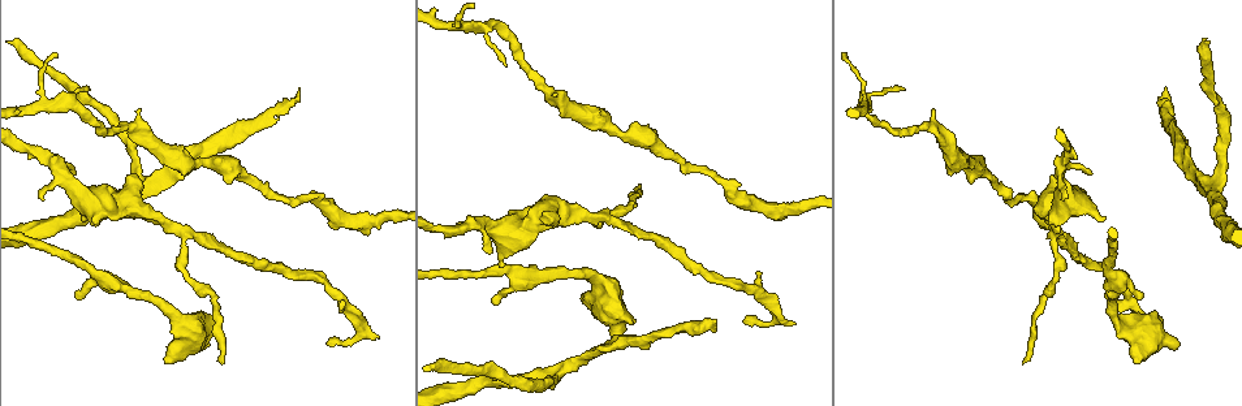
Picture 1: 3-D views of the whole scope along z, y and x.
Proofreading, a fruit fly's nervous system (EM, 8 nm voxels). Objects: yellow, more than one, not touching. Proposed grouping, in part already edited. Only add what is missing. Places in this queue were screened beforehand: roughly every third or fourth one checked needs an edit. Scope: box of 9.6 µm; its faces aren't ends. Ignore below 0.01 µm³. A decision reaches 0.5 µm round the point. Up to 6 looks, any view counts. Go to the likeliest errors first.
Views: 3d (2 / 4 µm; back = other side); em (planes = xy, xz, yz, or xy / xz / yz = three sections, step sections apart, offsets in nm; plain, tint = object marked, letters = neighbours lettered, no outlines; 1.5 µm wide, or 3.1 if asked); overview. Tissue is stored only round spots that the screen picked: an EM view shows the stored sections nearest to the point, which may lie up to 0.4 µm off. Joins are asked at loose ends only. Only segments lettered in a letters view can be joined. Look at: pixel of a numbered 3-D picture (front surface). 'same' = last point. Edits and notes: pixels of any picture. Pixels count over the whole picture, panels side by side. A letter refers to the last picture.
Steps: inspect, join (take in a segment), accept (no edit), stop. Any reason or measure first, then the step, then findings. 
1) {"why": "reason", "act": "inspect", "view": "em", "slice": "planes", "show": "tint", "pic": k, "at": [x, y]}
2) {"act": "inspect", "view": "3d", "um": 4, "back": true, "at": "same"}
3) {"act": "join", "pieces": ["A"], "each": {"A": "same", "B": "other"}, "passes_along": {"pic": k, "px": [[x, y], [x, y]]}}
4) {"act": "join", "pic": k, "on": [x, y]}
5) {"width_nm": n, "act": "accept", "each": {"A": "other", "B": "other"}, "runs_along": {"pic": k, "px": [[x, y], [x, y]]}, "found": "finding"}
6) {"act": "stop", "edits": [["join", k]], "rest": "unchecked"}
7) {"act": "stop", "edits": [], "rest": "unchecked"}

{"why": "an open end", "act": "inspect", "view": "3d", "um": 4, "pic": 1, "at": [82, 295]}

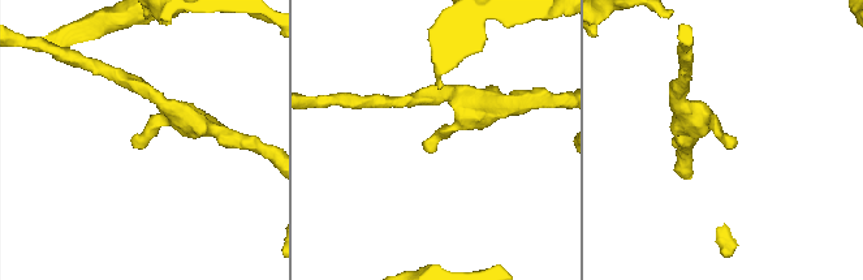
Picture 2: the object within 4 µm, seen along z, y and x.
{"why": "shape alone is not enough", "act": "inspect", "view": "em", "slice": "planes", "show": "plain", "pic": 2, "at": [733, 143]}

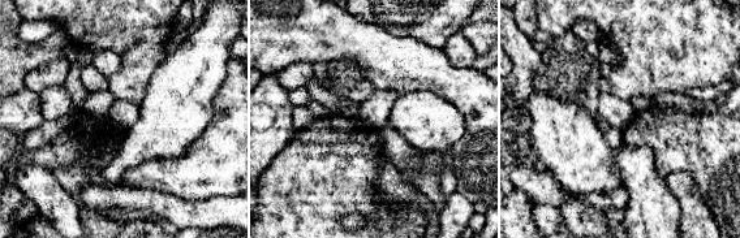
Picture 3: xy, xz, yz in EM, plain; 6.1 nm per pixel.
{"why": "see the neighbours", "act": "inspect", "view": "em", "slice": "planes", "show": "letters", "at": "same"}

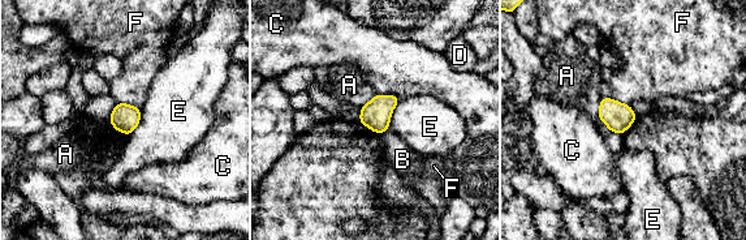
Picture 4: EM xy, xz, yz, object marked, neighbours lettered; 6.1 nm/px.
{"act": "accept", "each": {"A": "other", "B": "other", "C": "other", "D": "other", "E": "other", "F": "other"}, "border": {"pic": 4, "px": [[400, 101], [393, 108], [387, 128]]}, "found": "none of them fits"}

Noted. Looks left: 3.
{"act": "inspect", "view": "3d", "um": 2, "pic": 1, "at": [378, 338]}

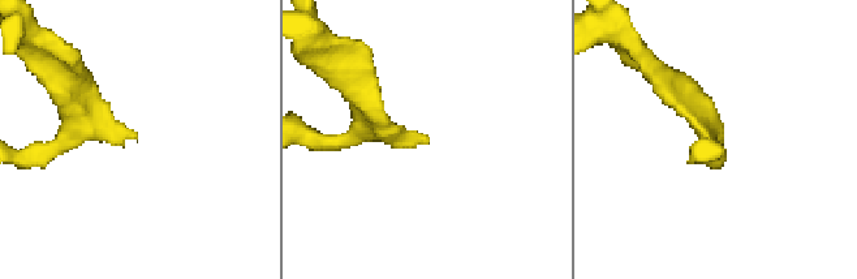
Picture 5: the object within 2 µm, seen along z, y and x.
{"why": "shape alone is not enough", "act": "inspect", "view": "em", "slice": "yz", "step": 4, "show": "letters", "pic": 5, "at": [717, 138]}

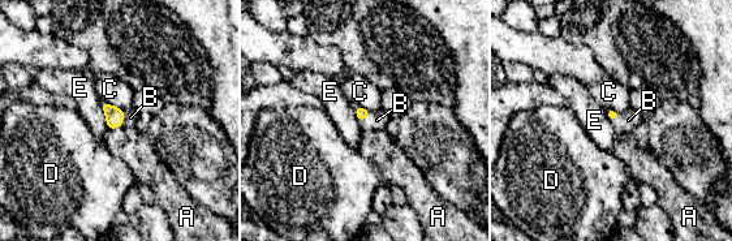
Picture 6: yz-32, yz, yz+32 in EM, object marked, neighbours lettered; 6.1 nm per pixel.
{"act": "join", "pieces": ["B"], "each": {"A": "other", "B": "same", "C": "other", "D": "other", "E": "other"}, "found": "it goes on there"}

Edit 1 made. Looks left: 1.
{"why": "tapers out", "act": "inspect", "view": "em", "slice": "planes", "show": "letters", "pic": 1, "at": [641, 187]}

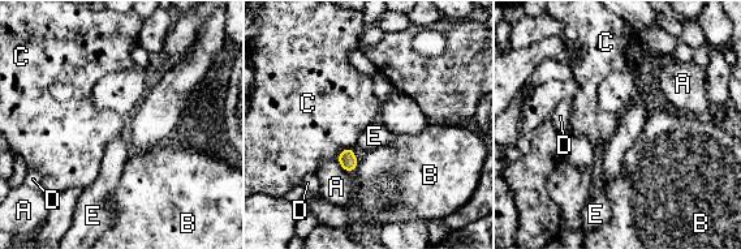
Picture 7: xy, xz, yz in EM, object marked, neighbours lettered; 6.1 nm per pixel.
{"act": "accept", "each": {"A": "other", "B": "other", "C": "other", "D": "other", "E": "other"}, "border": {"pic": 7, "px": [[350, 147], [345, 147], [336, 158]]}, "found": "no lettered segment goes on from it"}

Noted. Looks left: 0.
{"act": "stop", "edits": [["join", 6]], "rest": "unchecked"}

